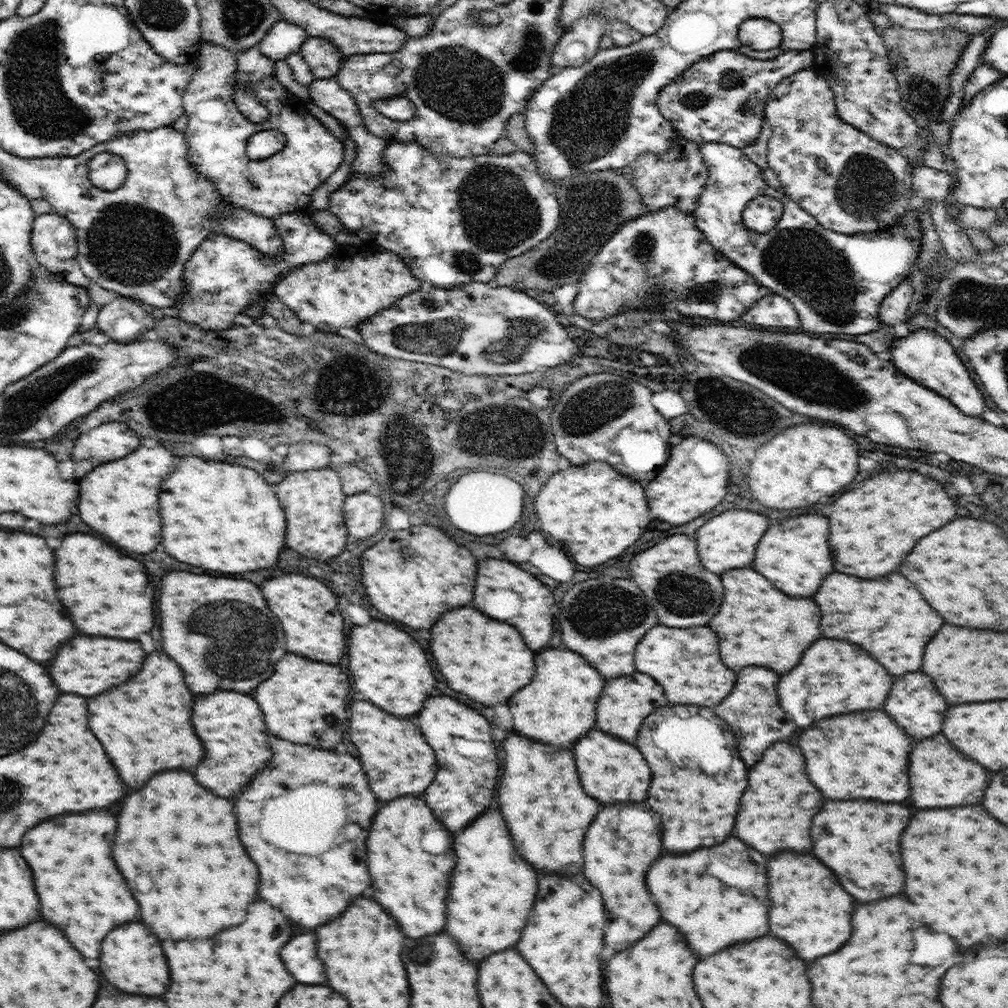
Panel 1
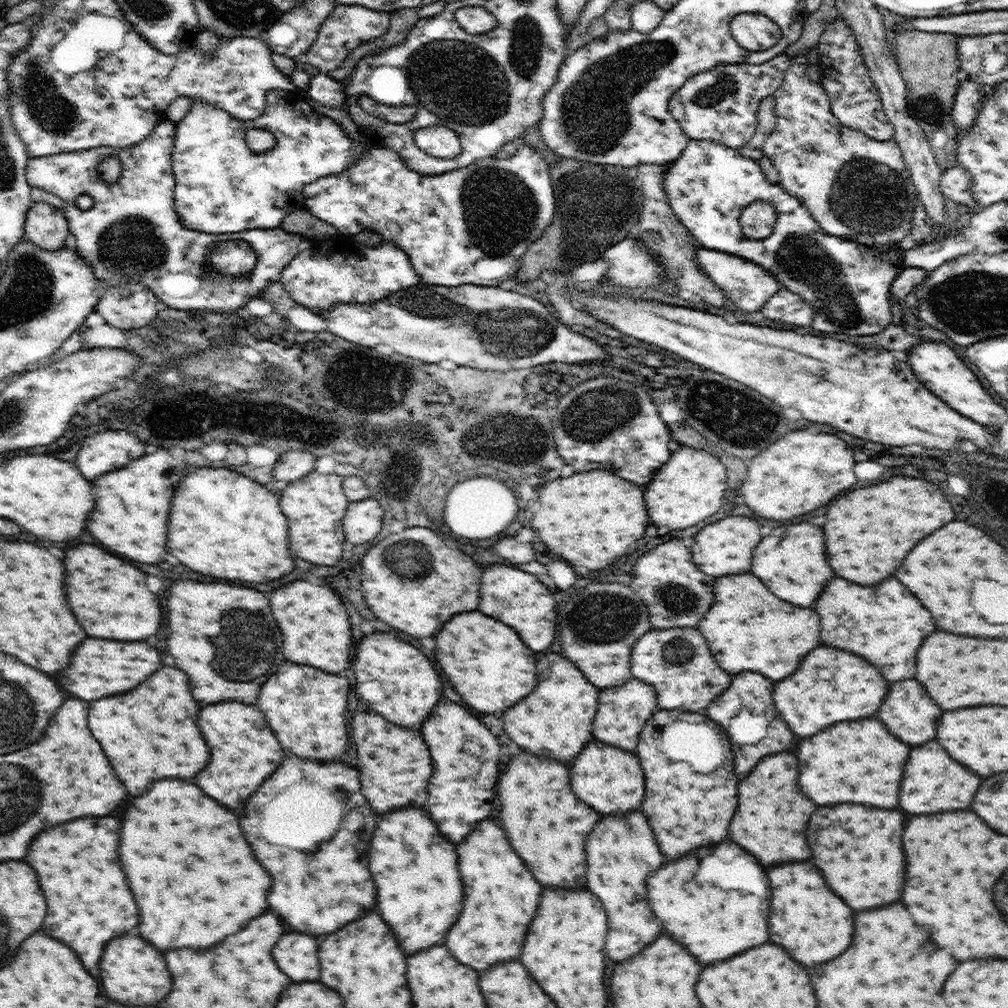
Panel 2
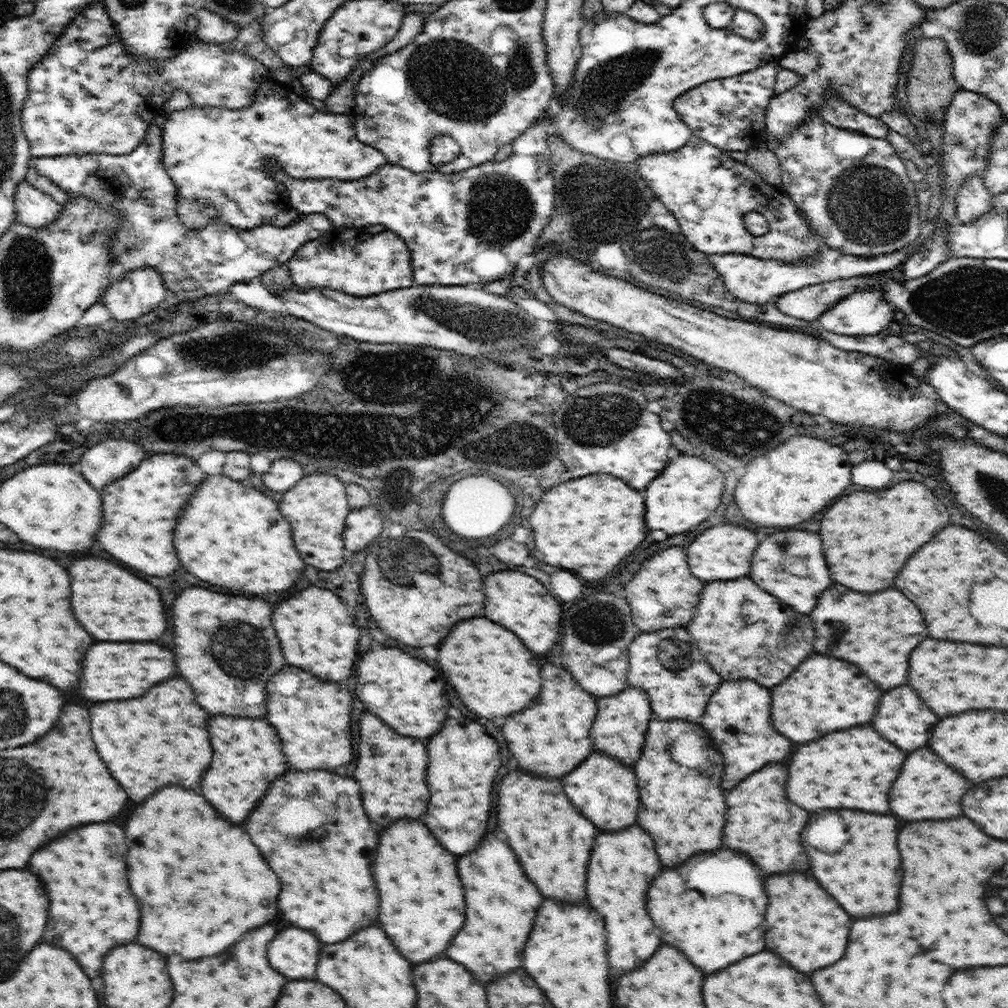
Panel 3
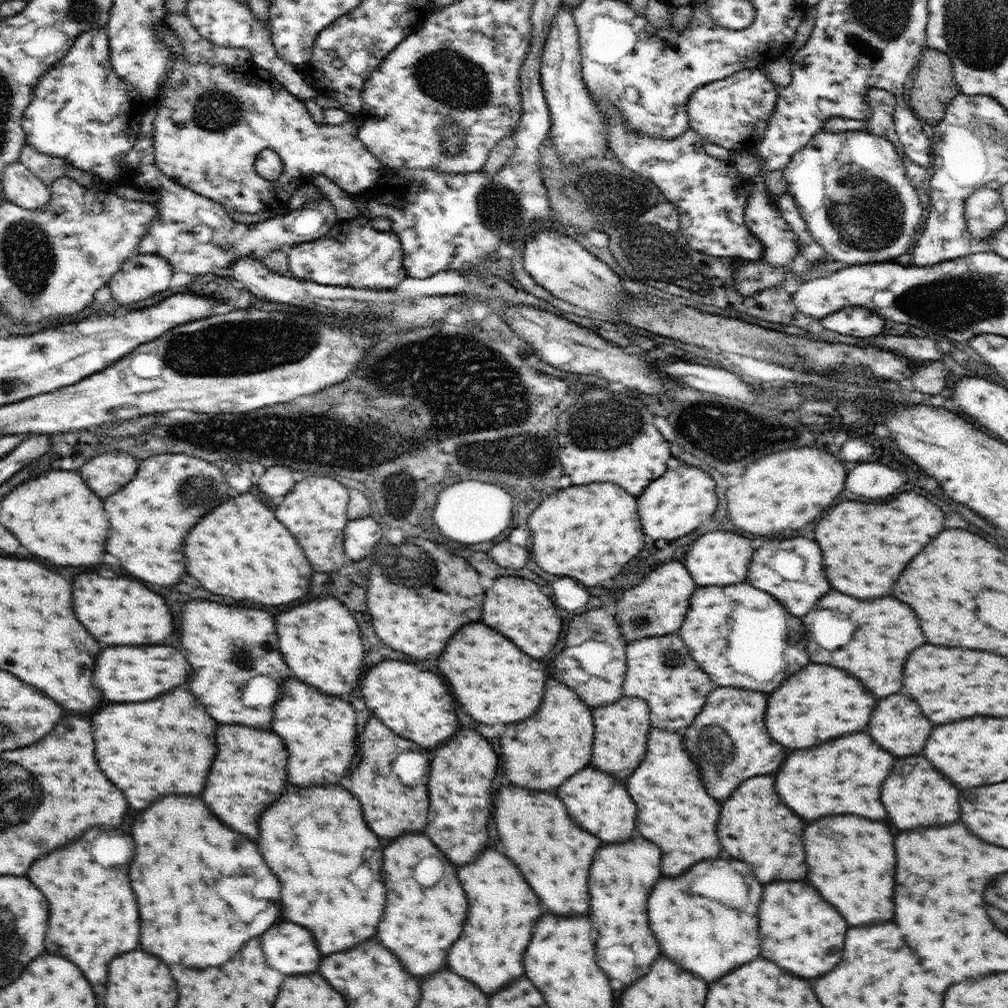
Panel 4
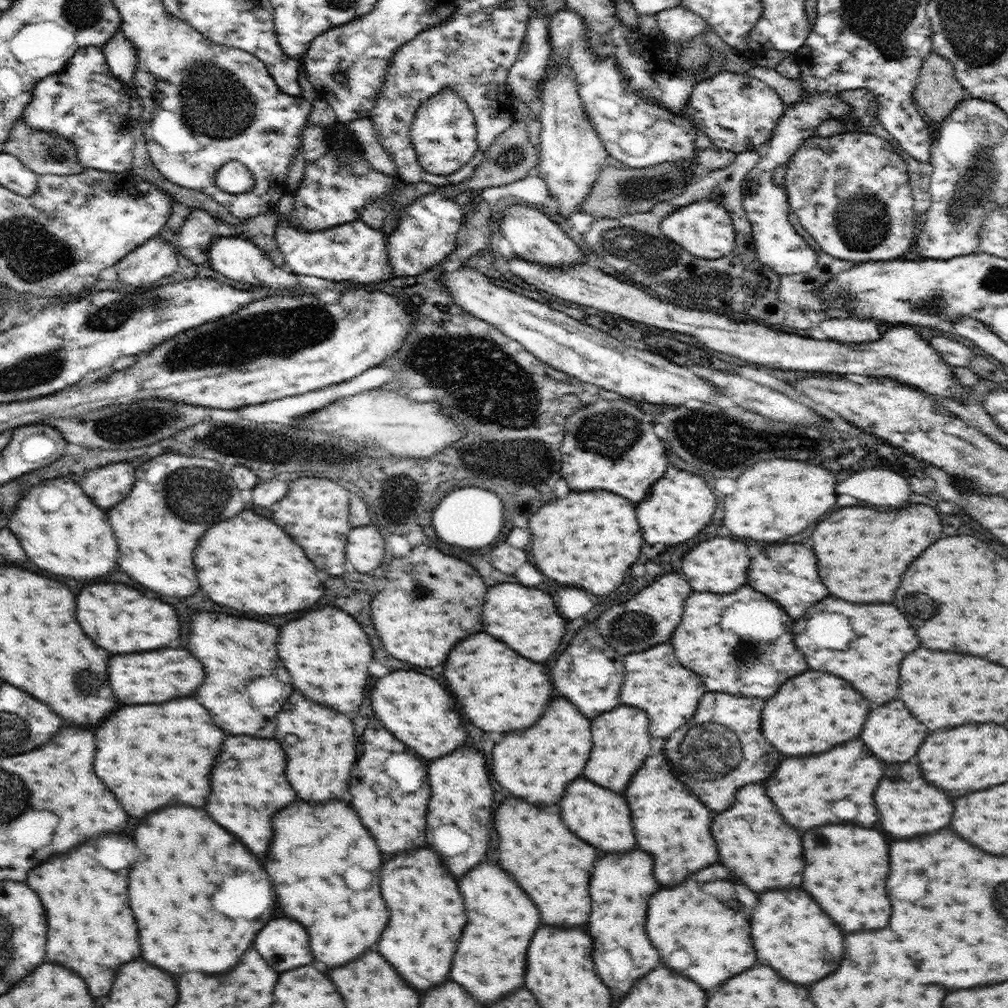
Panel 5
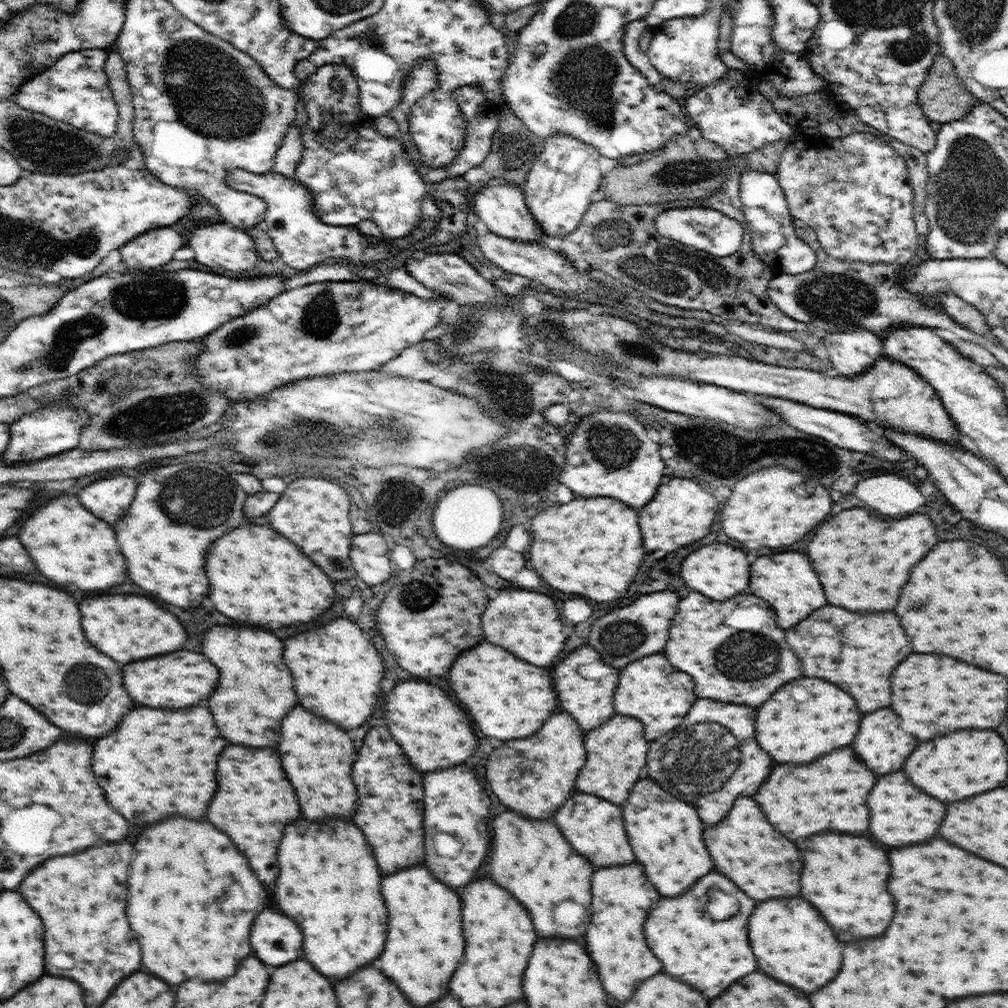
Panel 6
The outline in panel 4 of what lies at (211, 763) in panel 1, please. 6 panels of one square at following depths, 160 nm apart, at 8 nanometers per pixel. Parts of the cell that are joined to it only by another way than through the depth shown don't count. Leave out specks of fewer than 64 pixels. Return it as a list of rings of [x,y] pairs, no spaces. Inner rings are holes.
[[[218,724],[216,742],[218,754],[212,762],[202,798],[226,826],[254,840],[258,836],[260,812],[266,810],[288,786],[288,752],[284,742],[272,730],[256,730],[238,724]]]

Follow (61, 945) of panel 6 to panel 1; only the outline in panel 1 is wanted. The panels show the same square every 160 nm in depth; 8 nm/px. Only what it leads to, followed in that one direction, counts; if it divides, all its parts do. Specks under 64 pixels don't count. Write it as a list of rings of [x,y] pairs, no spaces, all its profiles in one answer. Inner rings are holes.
[[[92,810],[50,818],[30,828],[20,846],[30,870],[34,866],[32,874],[42,916],[60,928],[82,956],[94,960],[100,958],[104,936],[120,924],[134,922],[140,914],[138,902],[112,858],[114,836],[116,818],[104,810]]]

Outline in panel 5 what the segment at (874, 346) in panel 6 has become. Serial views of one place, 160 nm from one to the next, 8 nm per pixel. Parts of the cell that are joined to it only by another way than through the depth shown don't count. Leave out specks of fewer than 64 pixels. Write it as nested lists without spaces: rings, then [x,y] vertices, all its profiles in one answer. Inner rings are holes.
[[[830,318],[822,320],[818,325],[828,339],[839,343],[869,343],[881,337],[878,326],[871,320]]]

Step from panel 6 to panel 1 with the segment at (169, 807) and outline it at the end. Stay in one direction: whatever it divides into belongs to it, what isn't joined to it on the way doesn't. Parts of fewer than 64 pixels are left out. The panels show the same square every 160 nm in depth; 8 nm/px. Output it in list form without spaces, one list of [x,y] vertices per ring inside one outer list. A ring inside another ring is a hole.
[[[152,652],[146,656],[146,664],[138,674],[132,676],[132,680],[126,680],[126,684],[118,686],[118,700],[116,700],[116,688],[110,688],[108,692],[98,694],[96,698],[88,700],[88,718],[90,718],[90,730],[96,734],[96,738],[102,742],[104,750],[108,752],[112,764],[116,766],[120,778],[130,788],[142,788],[150,776],[174,770],[174,768],[192,768],[198,766],[204,758],[202,742],[198,740],[194,726],[192,726],[192,706],[194,696],[184,684],[182,670],[178,664],[166,656],[164,652]]]

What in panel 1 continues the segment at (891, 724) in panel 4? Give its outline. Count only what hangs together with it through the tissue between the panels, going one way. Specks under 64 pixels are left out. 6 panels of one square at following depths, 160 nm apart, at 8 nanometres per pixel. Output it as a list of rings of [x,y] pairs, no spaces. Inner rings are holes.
[[[910,672],[910,674],[898,676],[884,706],[886,706],[884,710],[888,712],[888,716],[894,722],[898,722],[898,726],[904,728],[910,736],[914,736],[918,740],[938,734],[942,730],[942,722],[944,722],[944,716],[948,710],[948,702],[936,690],[930,676],[926,676],[924,672]]]

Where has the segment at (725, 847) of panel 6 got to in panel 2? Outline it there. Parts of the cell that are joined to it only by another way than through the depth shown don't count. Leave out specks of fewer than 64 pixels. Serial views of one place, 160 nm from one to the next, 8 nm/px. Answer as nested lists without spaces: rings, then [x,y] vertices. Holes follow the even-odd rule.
[[[780,752],[774,756],[762,758],[756,768],[748,774],[746,780],[738,784],[738,808],[734,814],[734,820],[730,824],[730,838],[738,842],[744,850],[756,852],[754,856],[762,864],[782,864],[782,862],[794,862],[794,860],[808,860],[812,856],[812,850],[806,844],[806,830],[808,830],[808,820],[816,812],[816,804],[802,794],[802,800],[796,800],[796,792],[800,792],[798,786],[798,758],[792,752]]]

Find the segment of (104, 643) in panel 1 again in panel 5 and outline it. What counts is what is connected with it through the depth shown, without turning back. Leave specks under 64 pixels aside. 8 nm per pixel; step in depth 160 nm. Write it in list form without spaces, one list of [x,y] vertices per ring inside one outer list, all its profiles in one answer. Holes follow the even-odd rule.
[[[162,648],[156,652],[138,652],[138,654],[116,654],[110,658],[108,682],[124,704],[152,704],[166,702],[182,696],[190,696],[200,688],[206,672],[202,662],[198,662],[184,648]]]

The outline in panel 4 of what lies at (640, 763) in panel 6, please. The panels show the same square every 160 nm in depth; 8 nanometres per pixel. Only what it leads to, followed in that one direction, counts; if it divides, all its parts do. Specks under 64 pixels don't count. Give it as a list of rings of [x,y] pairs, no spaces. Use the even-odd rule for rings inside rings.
[[[620,698],[614,704],[602,705],[594,708],[594,754],[592,766],[614,774],[616,778],[628,778],[634,768],[642,762],[647,751],[648,730],[648,704],[642,698]]]

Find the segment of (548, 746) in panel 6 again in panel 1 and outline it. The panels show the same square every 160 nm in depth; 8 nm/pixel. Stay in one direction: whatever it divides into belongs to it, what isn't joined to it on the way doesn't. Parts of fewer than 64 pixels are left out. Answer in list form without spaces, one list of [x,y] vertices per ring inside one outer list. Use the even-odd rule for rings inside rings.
[[[560,648],[540,652],[536,656],[534,680],[510,698],[510,710],[512,710],[512,718],[514,718],[514,726],[516,726],[514,730],[520,732],[522,736],[538,740],[538,742],[546,742],[546,744],[552,744],[552,746],[558,746],[558,748],[570,748],[572,742],[576,742],[588,730],[594,728],[594,724],[596,724],[596,702],[598,702],[598,698],[604,690],[604,682],[605,678],[600,676],[600,672],[592,664],[588,664],[582,656],[578,656],[576,652],[560,650]]]

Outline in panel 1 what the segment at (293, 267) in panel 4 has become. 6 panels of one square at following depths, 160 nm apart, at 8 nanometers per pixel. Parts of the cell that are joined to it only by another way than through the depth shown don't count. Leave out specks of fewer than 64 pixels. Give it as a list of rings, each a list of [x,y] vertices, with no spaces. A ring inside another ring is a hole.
[[[342,244],[326,260],[301,264],[283,274],[275,284],[274,297],[287,304],[303,323],[310,323],[322,332],[337,332],[339,328],[359,328],[361,322],[423,286],[395,252],[386,249],[375,253]]]

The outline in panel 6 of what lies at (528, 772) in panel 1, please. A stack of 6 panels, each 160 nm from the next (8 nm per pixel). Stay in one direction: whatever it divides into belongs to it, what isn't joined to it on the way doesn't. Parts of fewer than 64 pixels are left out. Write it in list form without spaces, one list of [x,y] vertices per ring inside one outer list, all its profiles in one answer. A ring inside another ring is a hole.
[[[508,810],[494,818],[492,832],[494,832],[494,842],[492,842],[492,856],[490,856],[492,860],[490,876],[496,880],[496,884],[508,888],[510,894],[516,896],[528,908],[538,936],[554,936],[556,922],[552,912],[562,900],[574,900],[582,904],[590,916],[590,876],[594,874],[594,868],[584,856],[578,856],[578,852],[574,852],[574,848],[566,842],[566,838],[562,836],[562,832],[552,820],[530,820],[524,818],[522,814]]]

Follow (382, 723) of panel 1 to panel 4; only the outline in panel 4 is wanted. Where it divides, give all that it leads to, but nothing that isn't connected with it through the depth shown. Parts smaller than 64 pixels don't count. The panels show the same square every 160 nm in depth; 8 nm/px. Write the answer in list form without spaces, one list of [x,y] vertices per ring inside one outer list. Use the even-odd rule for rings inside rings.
[[[370,718],[364,728],[366,728],[366,730],[364,730],[362,736],[360,736],[360,746],[362,746],[360,754],[362,754],[362,760],[360,760],[358,768],[350,774],[352,784],[350,784],[348,790],[352,790],[354,796],[362,802],[366,824],[368,824],[378,836],[388,838],[388,840],[392,840],[392,838],[396,838],[396,836],[402,836],[402,834],[406,834],[406,832],[422,832],[422,830],[426,828],[426,816],[428,816],[428,790],[426,790],[428,774],[424,774],[426,768],[428,768],[428,764],[430,764],[428,750],[422,748],[422,746],[418,746],[418,744],[414,744],[414,742],[410,742],[410,740],[406,740],[406,738],[396,736],[396,734],[390,732],[390,728],[386,728],[378,718]],[[404,752],[406,752],[406,754],[420,754],[420,756],[424,758],[424,760],[422,760],[422,762],[424,762],[424,764],[422,764],[424,772],[422,772],[422,776],[416,778],[414,784],[410,784],[410,786],[404,784],[400,776],[394,774],[394,762],[398,762],[398,756],[404,754]]]

